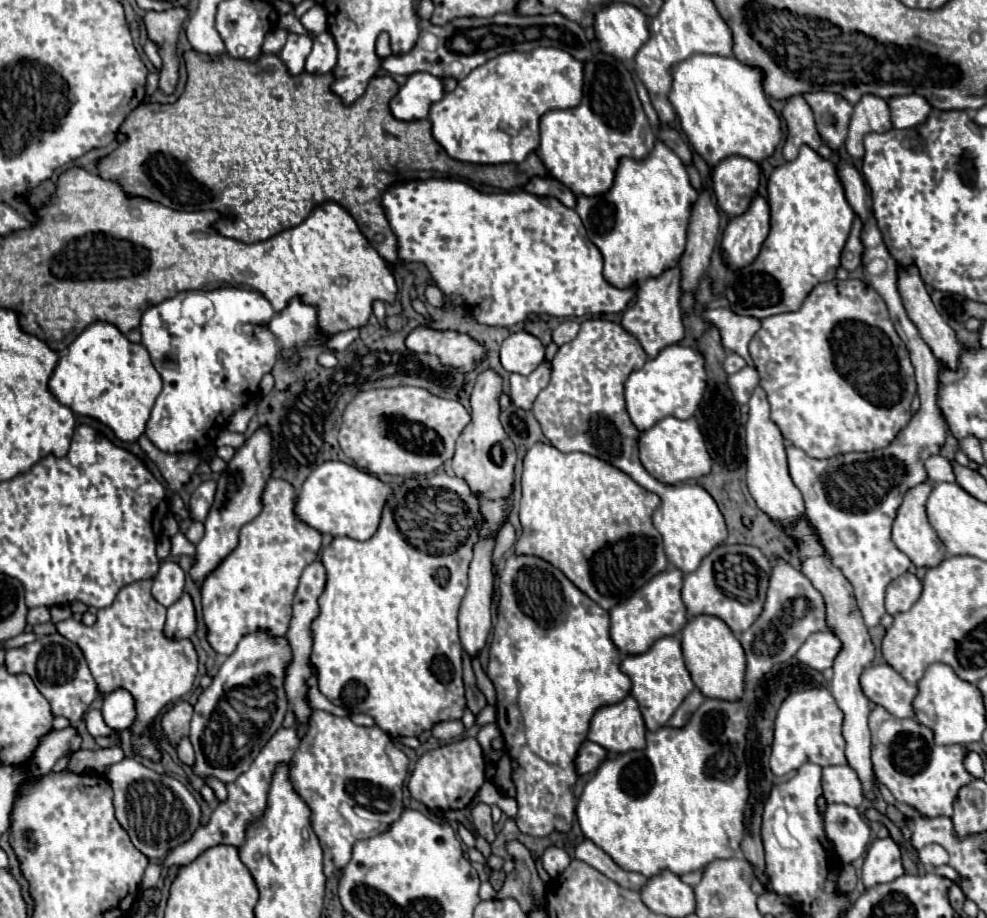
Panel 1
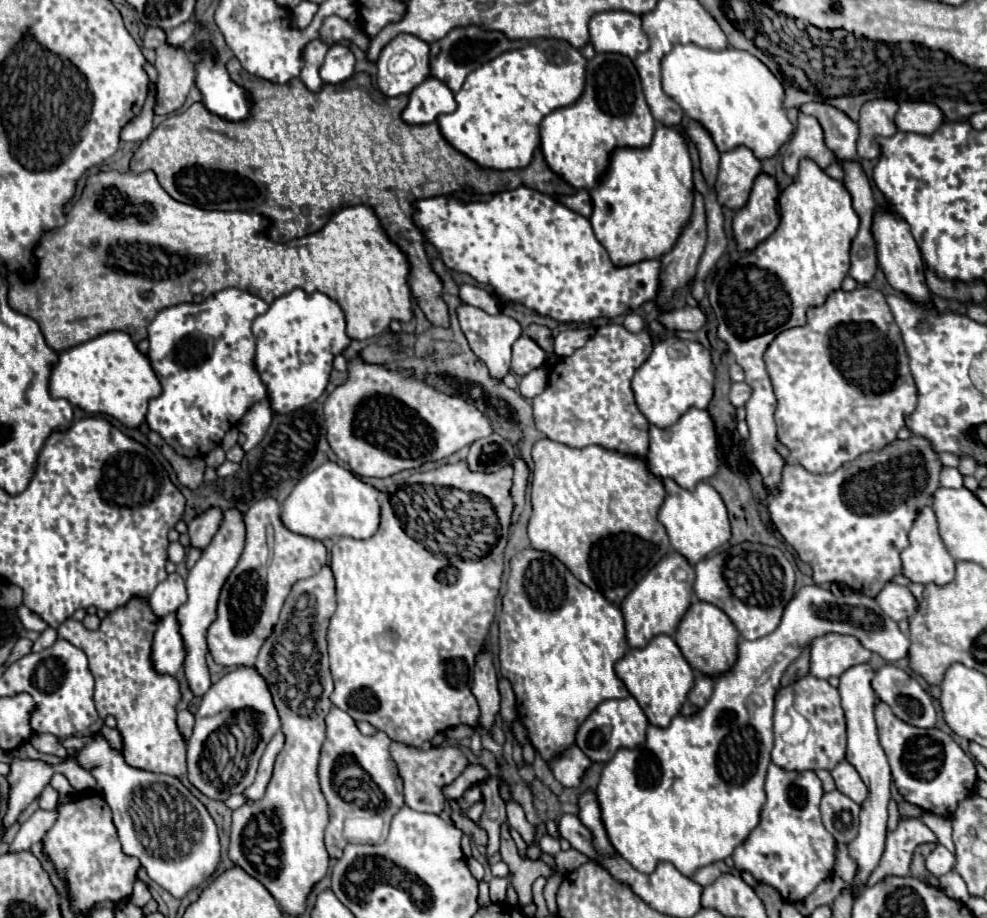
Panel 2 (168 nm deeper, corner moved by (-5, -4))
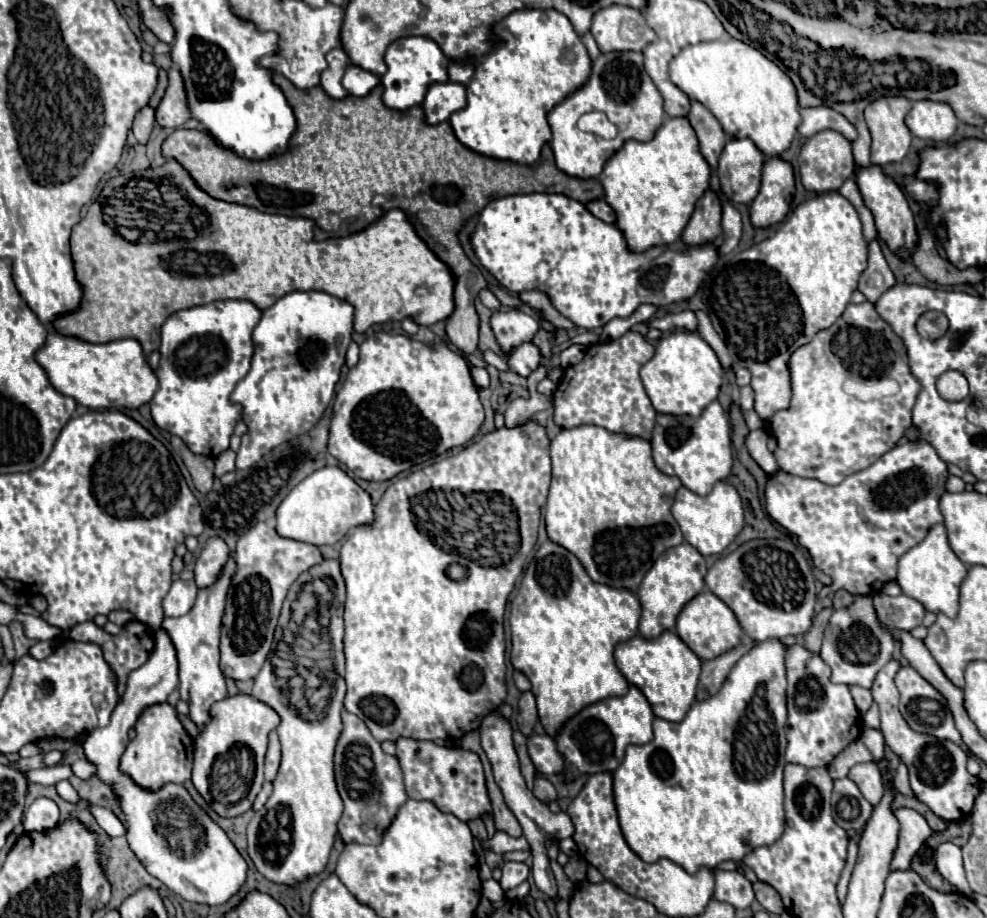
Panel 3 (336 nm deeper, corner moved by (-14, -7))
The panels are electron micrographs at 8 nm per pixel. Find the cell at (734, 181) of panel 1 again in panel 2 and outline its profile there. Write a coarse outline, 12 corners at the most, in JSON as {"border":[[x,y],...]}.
{"border":[[745,146],[721,154],[721,206],[747,204],[761,162]]}

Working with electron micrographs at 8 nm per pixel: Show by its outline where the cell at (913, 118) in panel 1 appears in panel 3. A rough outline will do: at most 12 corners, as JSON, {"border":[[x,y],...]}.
{"border":[[912,103],[906,125],[920,139],[946,141],[958,127],[948,103]]}

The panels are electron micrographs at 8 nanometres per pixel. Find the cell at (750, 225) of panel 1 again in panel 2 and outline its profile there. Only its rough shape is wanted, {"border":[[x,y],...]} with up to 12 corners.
{"border":[[759,174],[749,202],[737,210],[739,252],[757,248],[779,226],[777,184]]}

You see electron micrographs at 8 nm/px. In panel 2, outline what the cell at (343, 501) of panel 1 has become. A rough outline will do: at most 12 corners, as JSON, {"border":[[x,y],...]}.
{"border":[[335,462],[281,510],[297,534],[371,538],[379,490]]}

